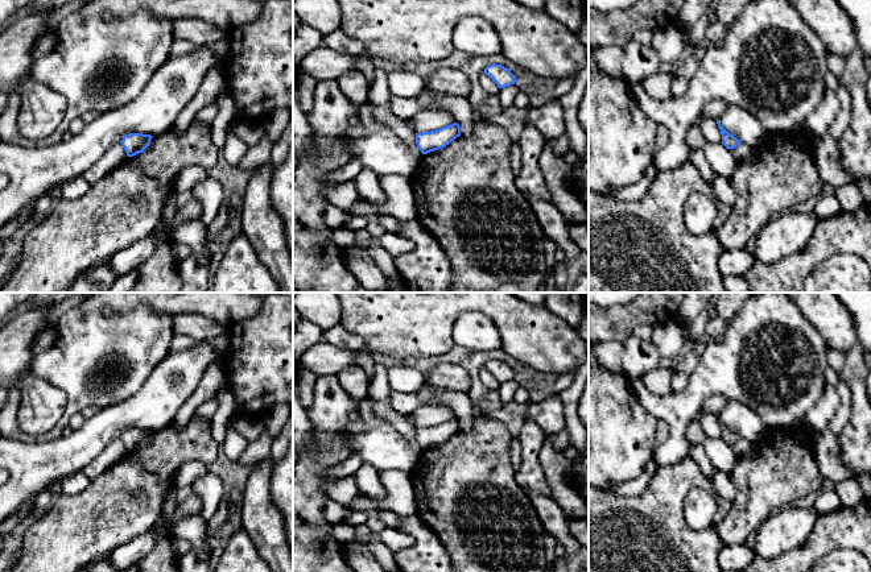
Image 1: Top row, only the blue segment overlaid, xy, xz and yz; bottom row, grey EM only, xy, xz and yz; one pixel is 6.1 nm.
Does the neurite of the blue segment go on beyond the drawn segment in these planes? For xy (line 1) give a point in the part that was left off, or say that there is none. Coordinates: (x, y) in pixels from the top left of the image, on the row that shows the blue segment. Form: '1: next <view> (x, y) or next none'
1: next none

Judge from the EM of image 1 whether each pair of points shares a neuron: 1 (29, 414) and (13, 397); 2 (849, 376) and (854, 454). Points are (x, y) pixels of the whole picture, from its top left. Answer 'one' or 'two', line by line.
1: two
2: one

